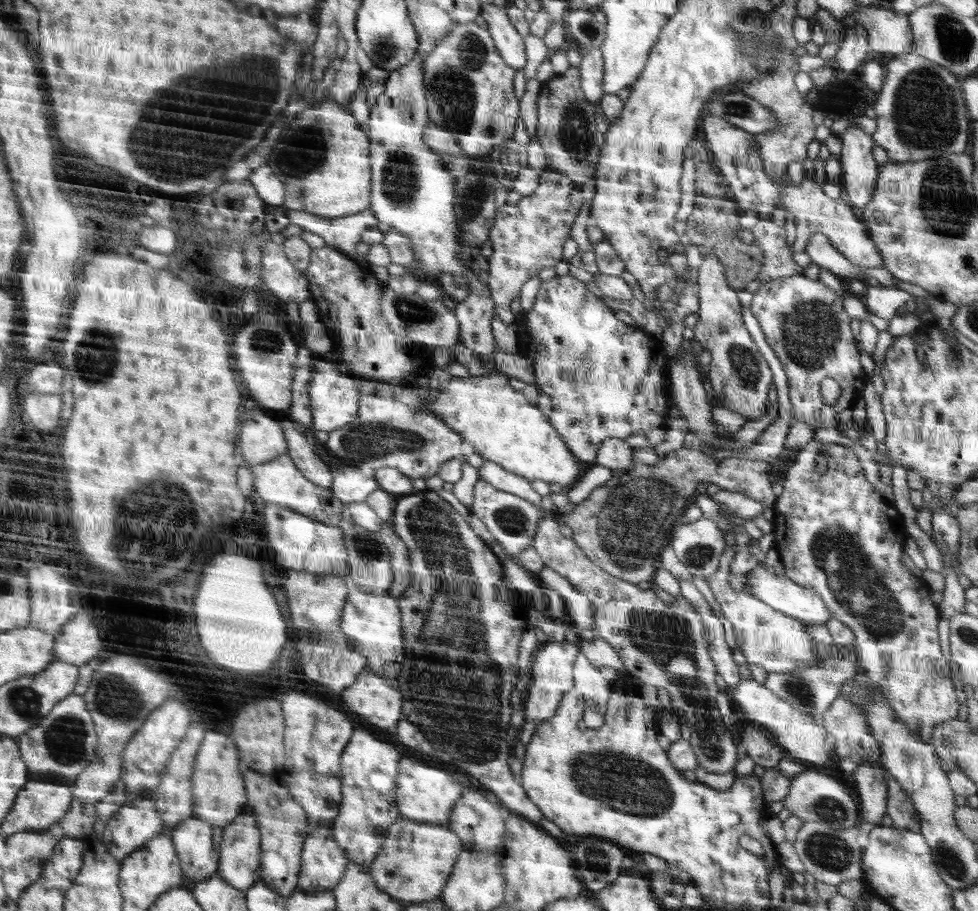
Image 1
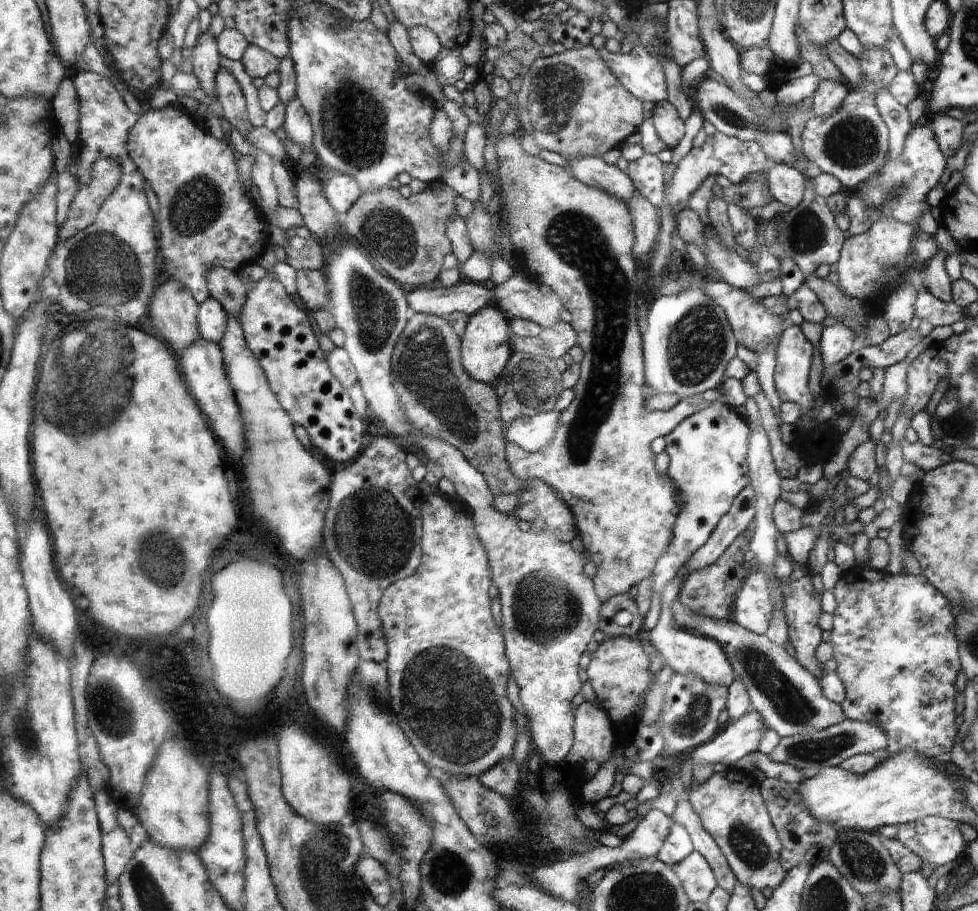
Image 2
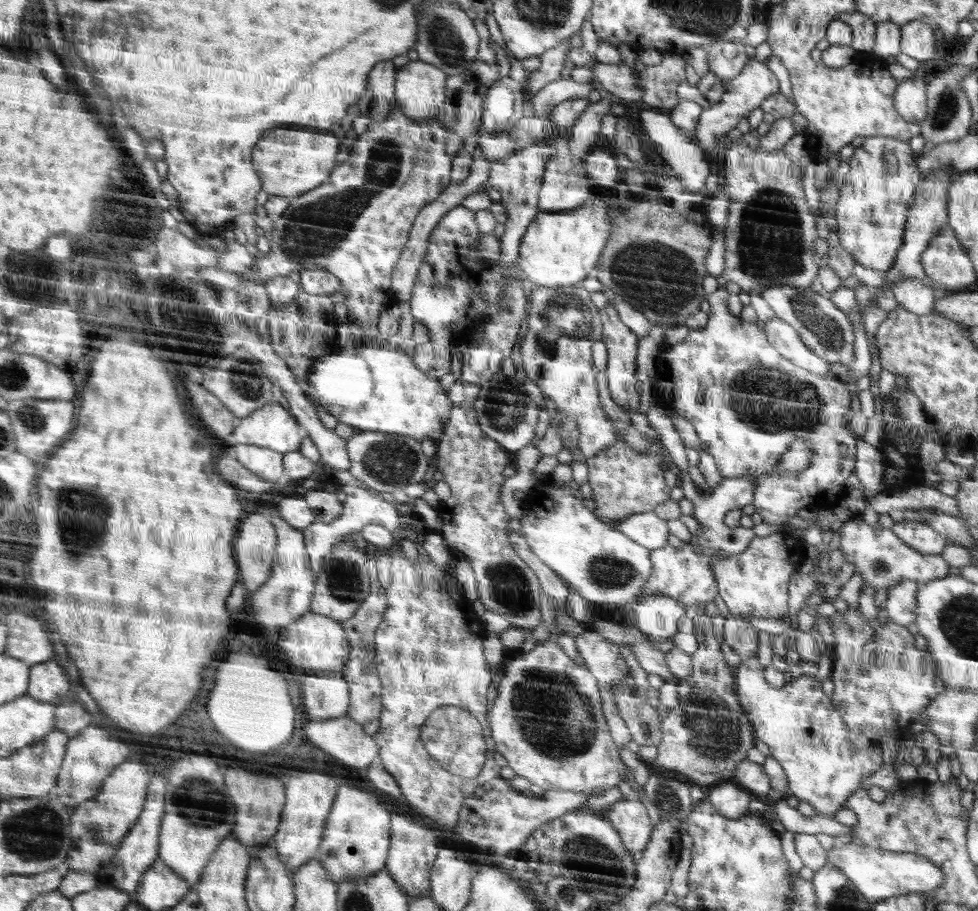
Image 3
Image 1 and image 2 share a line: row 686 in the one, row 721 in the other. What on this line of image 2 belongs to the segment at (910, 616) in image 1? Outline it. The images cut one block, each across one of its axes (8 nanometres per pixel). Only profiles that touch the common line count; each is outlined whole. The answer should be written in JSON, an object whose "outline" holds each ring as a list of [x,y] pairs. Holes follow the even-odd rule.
{"outline":[[[845,572],[839,578],[832,590],[830,590],[836,599],[837,608],[833,612],[833,626],[830,631],[831,640],[829,641],[833,648],[833,658],[837,662],[836,674],[844,683],[846,696],[841,704],[846,719],[856,719],[865,723],[872,723],[879,726],[888,738],[888,748],[886,752],[889,755],[901,753],[906,749],[918,749],[927,755],[935,757],[946,757],[946,752],[952,750],[954,738],[956,738],[956,724],[954,724],[954,698],[956,698],[956,676],[960,672],[960,660],[958,660],[958,641],[954,633],[954,616],[950,612],[950,605],[946,600],[945,594],[939,591],[924,575],[912,575],[910,573],[899,575],[890,575],[884,573],[882,580],[870,582],[868,580],[850,580],[845,576]]]}

